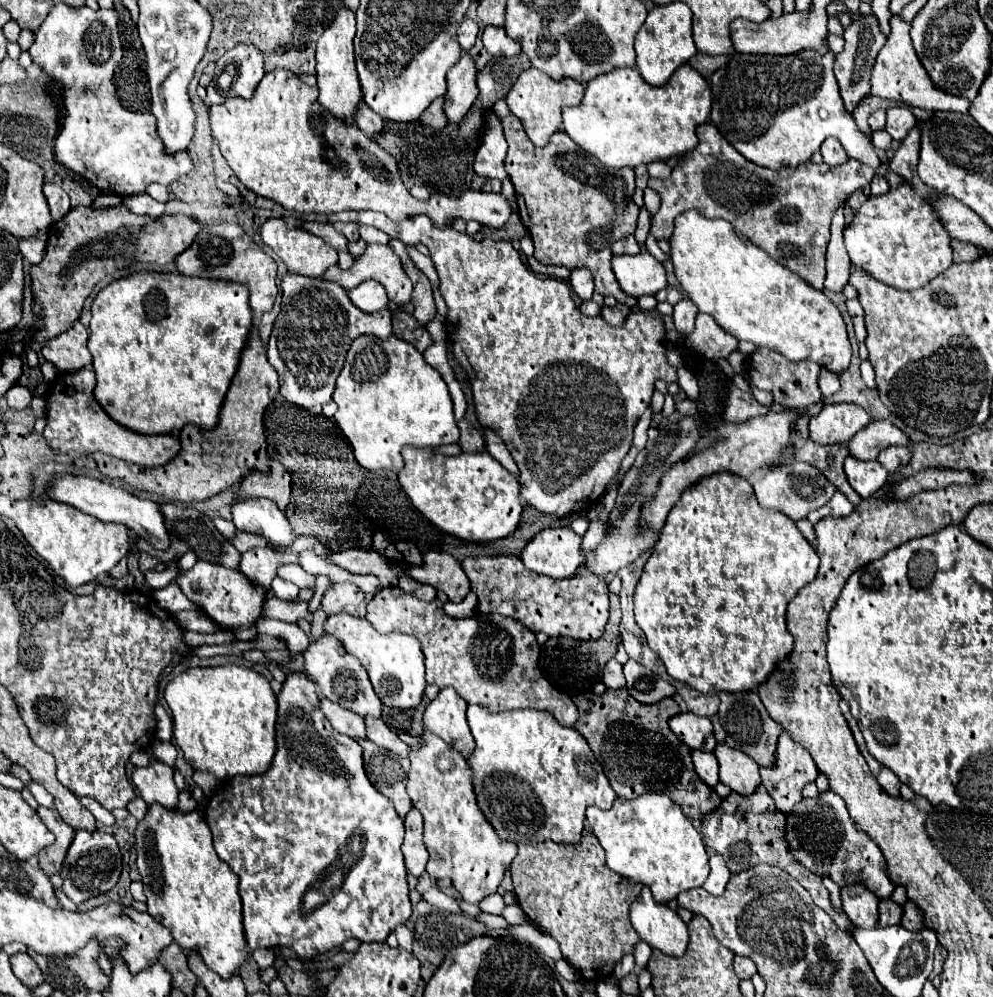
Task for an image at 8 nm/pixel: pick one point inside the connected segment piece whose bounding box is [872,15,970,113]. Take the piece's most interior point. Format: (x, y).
(898, 74)

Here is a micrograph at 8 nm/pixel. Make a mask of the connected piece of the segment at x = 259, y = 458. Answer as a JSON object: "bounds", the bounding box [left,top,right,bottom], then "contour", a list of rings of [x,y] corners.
{"bounds":[94,357,278,501],"contour":[[[244,357],[232,385],[222,403],[222,411],[218,415],[218,427],[214,431],[202,431],[202,427],[186,425],[180,433],[180,451],[172,459],[156,469],[138,467],[120,459],[114,459],[104,453],[94,453],[94,461],[98,469],[110,479],[122,479],[136,489],[146,489],[156,495],[178,499],[178,501],[202,501],[208,499],[228,487],[236,489],[244,475],[250,471],[268,469],[268,453],[266,453],[266,437],[264,437],[264,409],[270,405],[274,395],[278,393],[278,375],[266,357]]]}

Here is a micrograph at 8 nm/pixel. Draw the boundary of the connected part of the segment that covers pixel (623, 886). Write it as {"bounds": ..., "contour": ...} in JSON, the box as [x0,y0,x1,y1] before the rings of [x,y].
{"bounds":[510,825,642,979],"contour":[[[588,825],[582,831],[582,841],[576,845],[554,841],[518,845],[518,855],[510,865],[510,873],[518,905],[532,923],[558,941],[564,959],[582,979],[608,979],[618,959],[626,953],[634,953],[634,945],[640,937],[628,919],[628,909],[642,885],[606,867],[604,849]]]}

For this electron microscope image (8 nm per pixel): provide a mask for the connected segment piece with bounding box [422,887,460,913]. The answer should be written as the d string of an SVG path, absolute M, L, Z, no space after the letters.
M430 887L426 893L422 893L422 899L428 901L430 905L440 907L440 909L448 909L448 911L452 911L452 913L460 913L458 903L456 903L452 897L448 897L448 895L444 895L442 891L438 891L438 887Z

